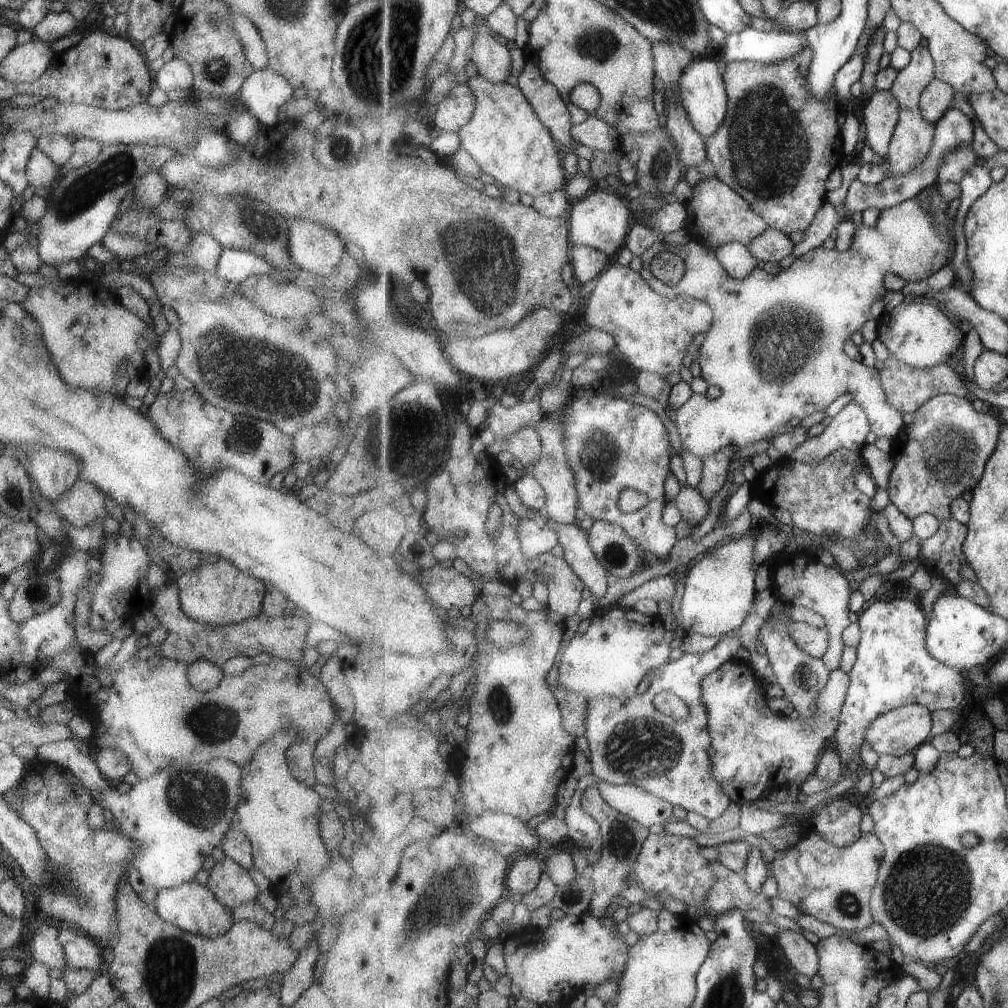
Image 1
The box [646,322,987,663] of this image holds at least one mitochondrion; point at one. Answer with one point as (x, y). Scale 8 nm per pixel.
(946, 448)

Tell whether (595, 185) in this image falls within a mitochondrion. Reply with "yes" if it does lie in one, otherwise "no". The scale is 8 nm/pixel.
no

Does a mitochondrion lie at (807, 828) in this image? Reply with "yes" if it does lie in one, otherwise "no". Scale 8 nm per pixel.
no

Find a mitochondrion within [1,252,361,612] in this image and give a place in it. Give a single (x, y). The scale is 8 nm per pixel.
(273, 385)

